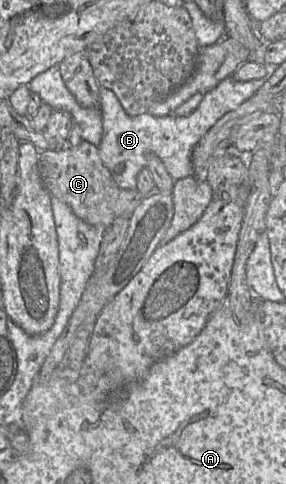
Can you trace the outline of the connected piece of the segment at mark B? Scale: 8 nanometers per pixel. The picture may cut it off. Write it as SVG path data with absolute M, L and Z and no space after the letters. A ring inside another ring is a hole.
M233 75L229 76L214 89L204 93L197 109L185 117L174 114L157 117L149 112L129 116L114 92L101 87L99 107L103 117L103 132L98 148L102 162L117 186L125 190L136 190L138 174L147 167L150 154L159 157L174 181L193 176L191 155L197 143L219 119L252 98L264 83L265 78L238 81ZM119 164L125 165L121 173L115 170Z

